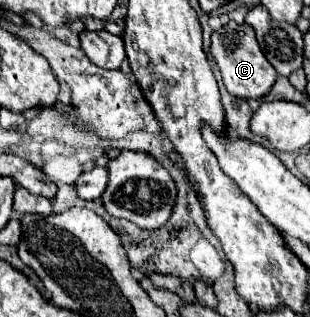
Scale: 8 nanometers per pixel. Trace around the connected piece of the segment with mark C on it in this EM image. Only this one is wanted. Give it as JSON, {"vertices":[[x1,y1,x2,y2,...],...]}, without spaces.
{"vertices":[[229,20,229,24,215,30,211,36,211,56,219,64,225,88,237,98,259,100,261,96,265,96,271,90,273,82,277,80,277,72,269,64,269,60,263,56,259,44,257,44,255,32,253,32,253,28,249,28,249,24,237,24,237,22]]}

